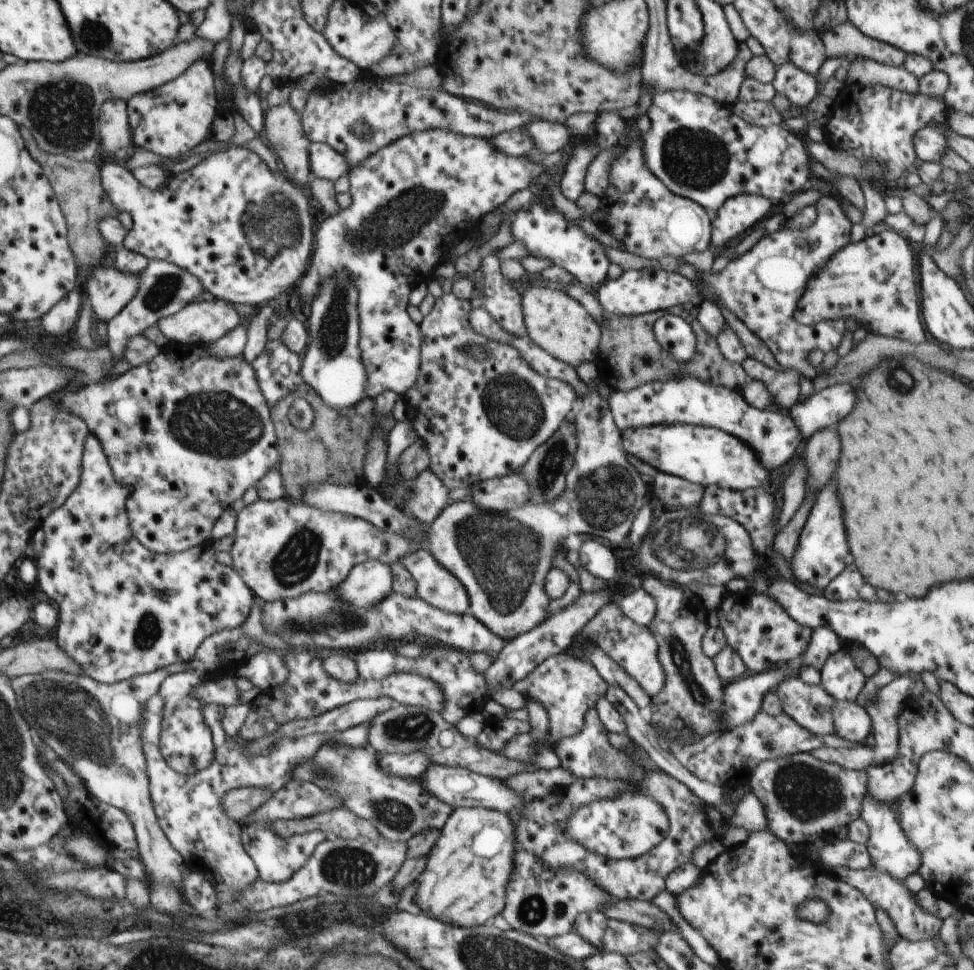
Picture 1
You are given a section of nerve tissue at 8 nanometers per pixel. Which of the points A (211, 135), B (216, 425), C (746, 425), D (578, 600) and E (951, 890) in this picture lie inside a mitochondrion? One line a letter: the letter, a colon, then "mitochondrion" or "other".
A: other
B: mitochondrion
C: other
D: other
E: other

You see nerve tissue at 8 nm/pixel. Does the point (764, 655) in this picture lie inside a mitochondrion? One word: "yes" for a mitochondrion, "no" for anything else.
no

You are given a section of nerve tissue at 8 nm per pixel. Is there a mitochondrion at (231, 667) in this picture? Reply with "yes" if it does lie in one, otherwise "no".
no

